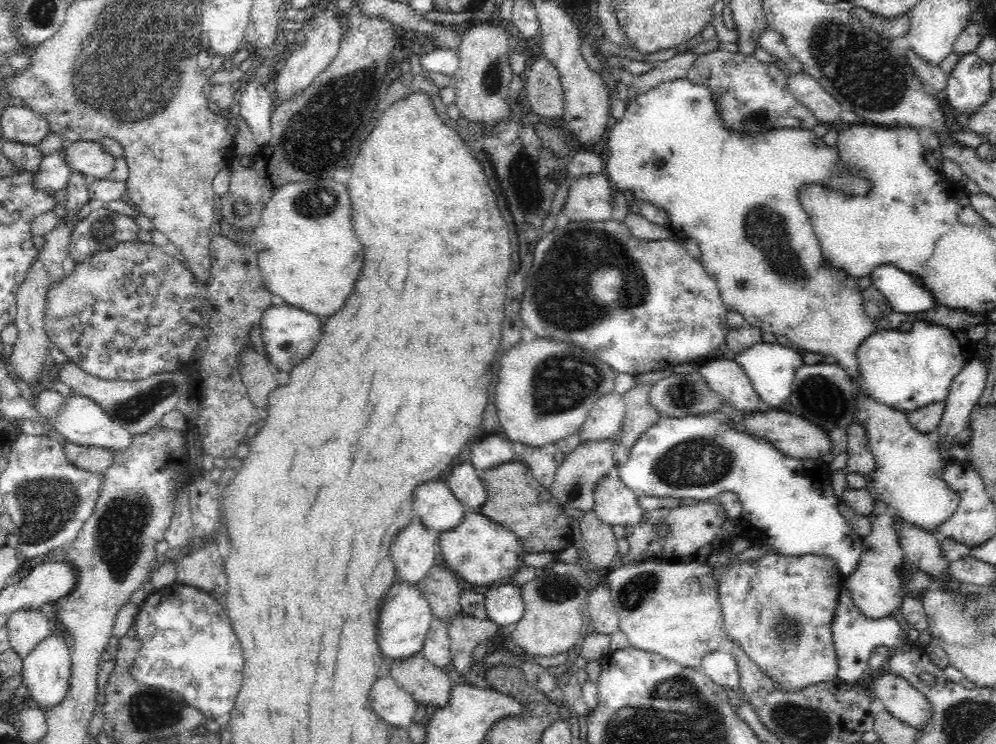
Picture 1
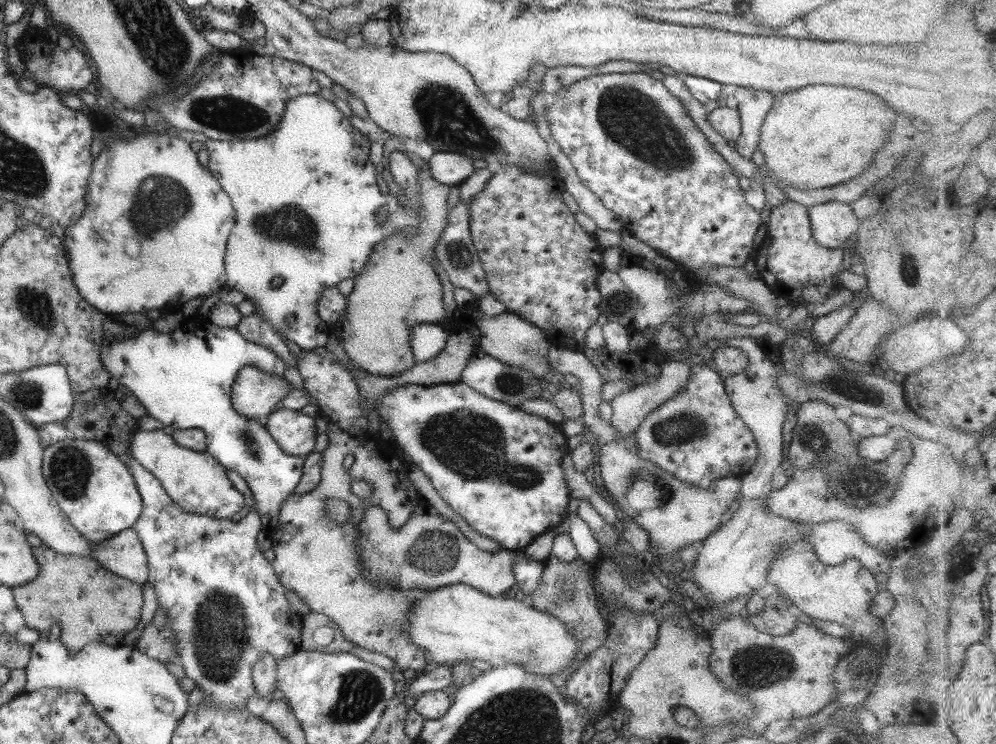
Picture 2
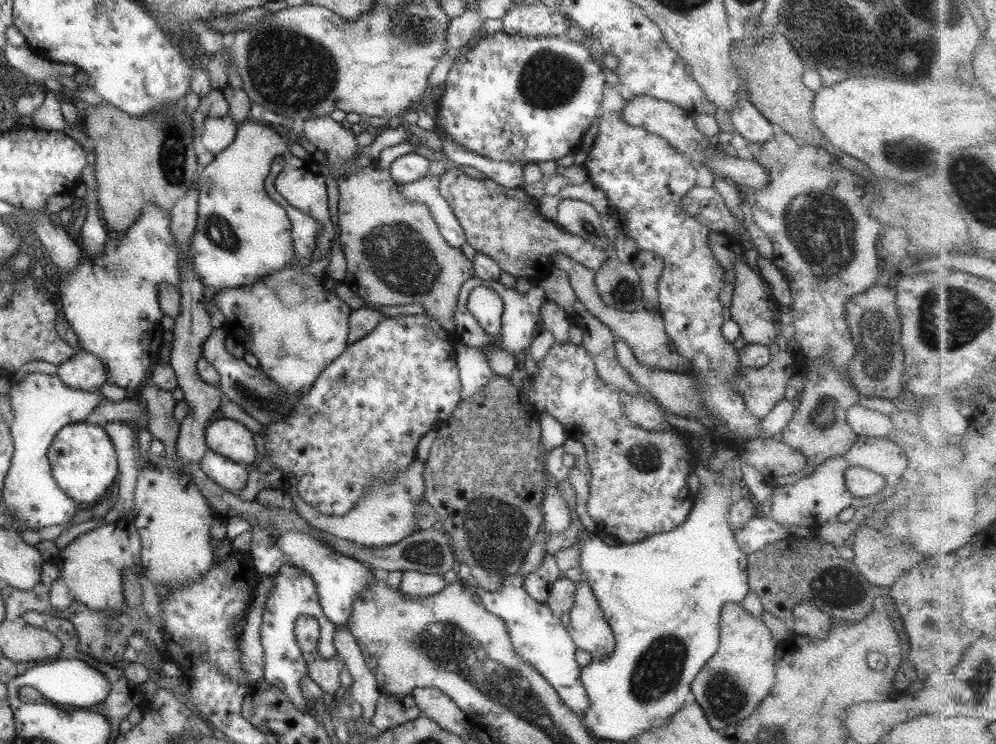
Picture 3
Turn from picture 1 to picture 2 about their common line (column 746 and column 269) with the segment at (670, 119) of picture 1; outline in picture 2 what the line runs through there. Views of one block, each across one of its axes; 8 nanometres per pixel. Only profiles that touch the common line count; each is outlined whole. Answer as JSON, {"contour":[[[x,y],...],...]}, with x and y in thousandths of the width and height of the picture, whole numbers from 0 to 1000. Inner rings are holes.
{"contour":[[[303,126],[291,134],[286,141],[286,152],[283,156],[283,163],[277,176],[263,185],[247,187],[246,190],[216,190],[209,187],[204,194],[204,199],[210,204],[210,216],[208,226],[216,235],[217,242],[223,250],[223,255],[229,261],[232,266],[233,274],[235,274],[235,282],[237,282],[236,302],[233,308],[232,316],[228,323],[227,341],[226,341],[226,360],[228,366],[228,382],[230,390],[239,390],[247,398],[246,403],[253,406],[259,423],[263,425],[265,430],[268,430],[273,441],[285,456],[295,458],[295,462],[299,462],[304,470],[312,472],[314,468],[320,465],[327,465],[327,458],[331,449],[331,437],[326,434],[320,423],[318,411],[320,403],[323,401],[324,392],[328,387],[339,384],[344,376],[350,374],[357,374],[361,371],[369,356],[369,348],[371,348],[377,331],[384,325],[387,320],[394,317],[395,315],[413,315],[413,312],[419,312],[419,304],[423,301],[423,290],[421,289],[422,269],[422,249],[421,234],[418,222],[411,214],[409,206],[402,203],[396,203],[392,208],[390,223],[394,233],[397,246],[401,250],[404,259],[404,265],[399,269],[393,269],[389,262],[384,262],[384,258],[380,254],[378,247],[377,222],[371,216],[372,188],[357,172],[351,167],[351,161],[345,157],[343,149],[341,149],[333,136],[325,133],[320,126]],[[285,277],[287,277],[287,285],[285,285]],[[382,277],[390,277],[390,297],[385,302],[380,302],[378,297],[378,282]],[[303,298],[315,298],[315,301],[303,301]],[[289,425],[295,425],[296,431],[293,437],[287,434]]]}

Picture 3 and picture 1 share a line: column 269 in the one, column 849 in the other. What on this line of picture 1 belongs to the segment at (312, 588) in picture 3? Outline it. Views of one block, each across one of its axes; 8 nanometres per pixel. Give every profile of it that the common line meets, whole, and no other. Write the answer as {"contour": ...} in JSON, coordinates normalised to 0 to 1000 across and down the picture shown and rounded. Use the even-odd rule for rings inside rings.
{"contour":[[[846,788],[843,793],[841,816],[839,817],[837,831],[835,831],[835,841],[833,841],[833,852],[837,862],[837,876],[841,886],[841,903],[839,903],[838,914],[845,914],[855,921],[864,917],[865,906],[869,901],[873,879],[881,868],[898,870],[906,866],[908,848],[904,839],[896,827],[890,827],[888,831],[876,832],[867,831],[863,827],[861,816],[857,815],[857,808],[853,805],[852,793]]]}

